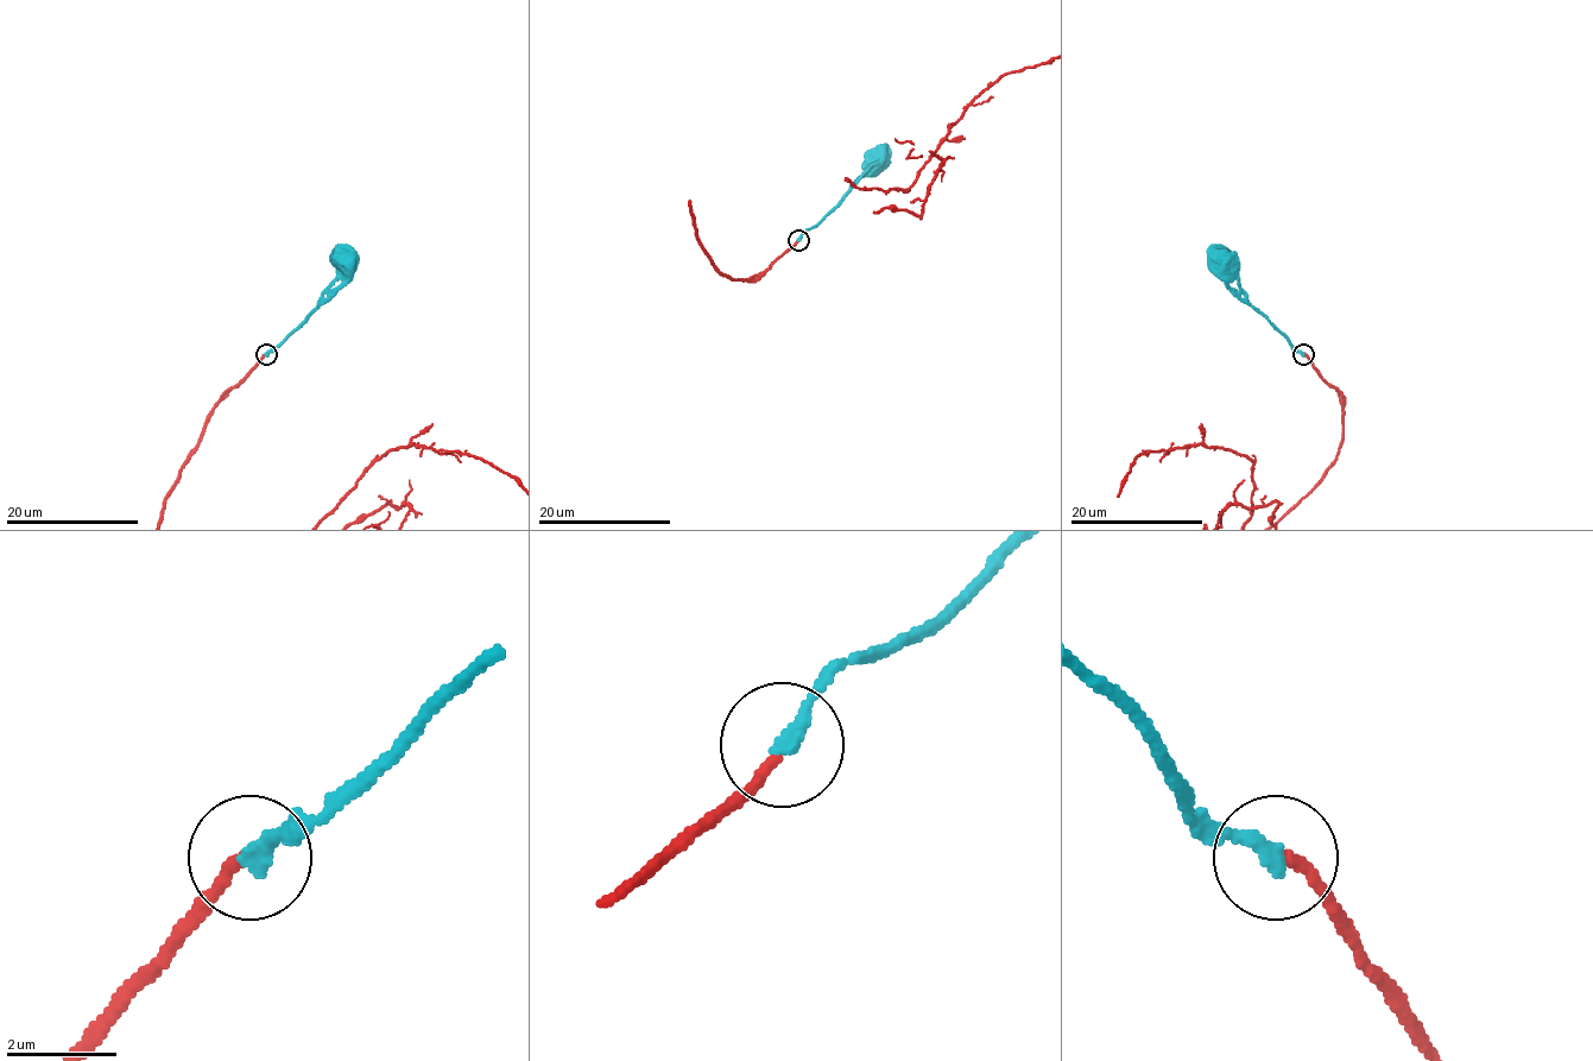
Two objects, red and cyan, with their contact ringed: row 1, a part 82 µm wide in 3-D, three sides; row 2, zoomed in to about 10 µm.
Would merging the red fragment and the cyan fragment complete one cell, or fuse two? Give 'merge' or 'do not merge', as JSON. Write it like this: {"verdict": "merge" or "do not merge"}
{"verdict": "merge"}

